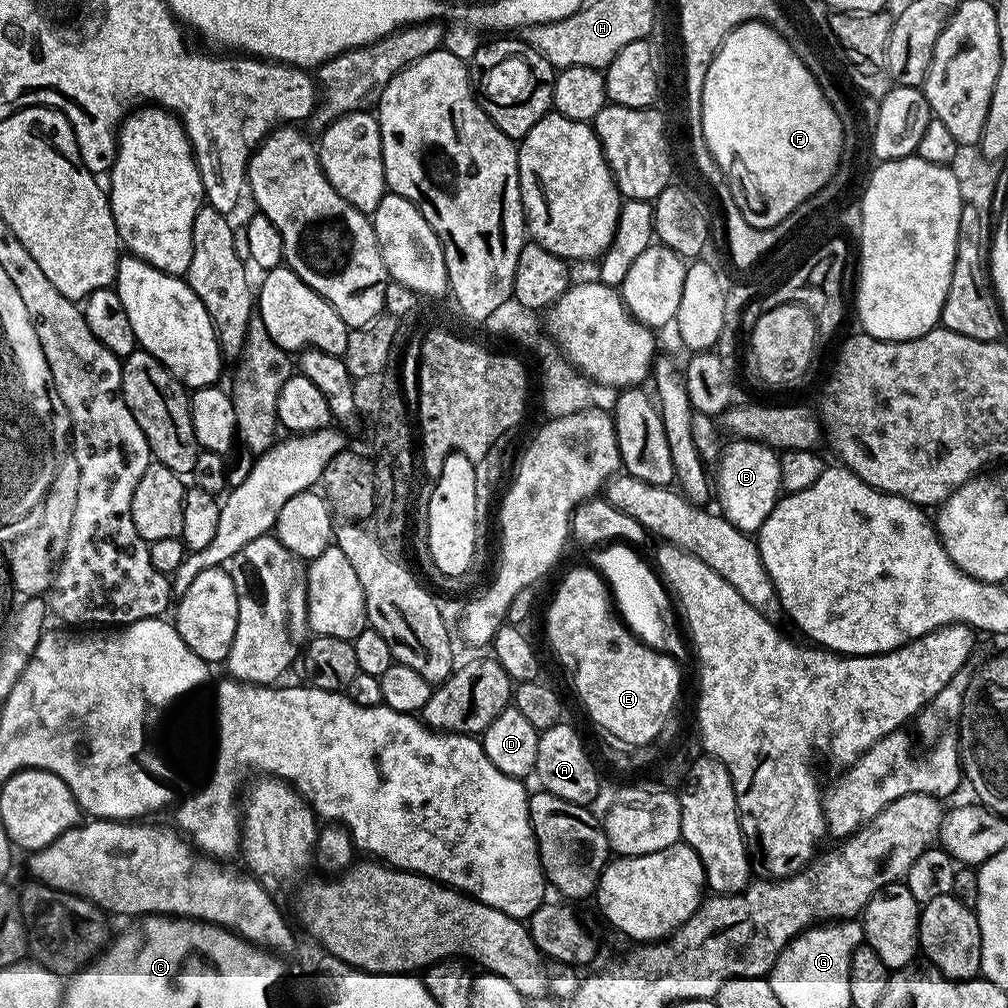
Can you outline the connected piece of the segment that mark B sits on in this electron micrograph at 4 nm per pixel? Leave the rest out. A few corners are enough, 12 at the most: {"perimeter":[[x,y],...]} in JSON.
{"perimeter":[[736,438],[714,472],[719,511],[756,534],[782,495],[777,449]]}

